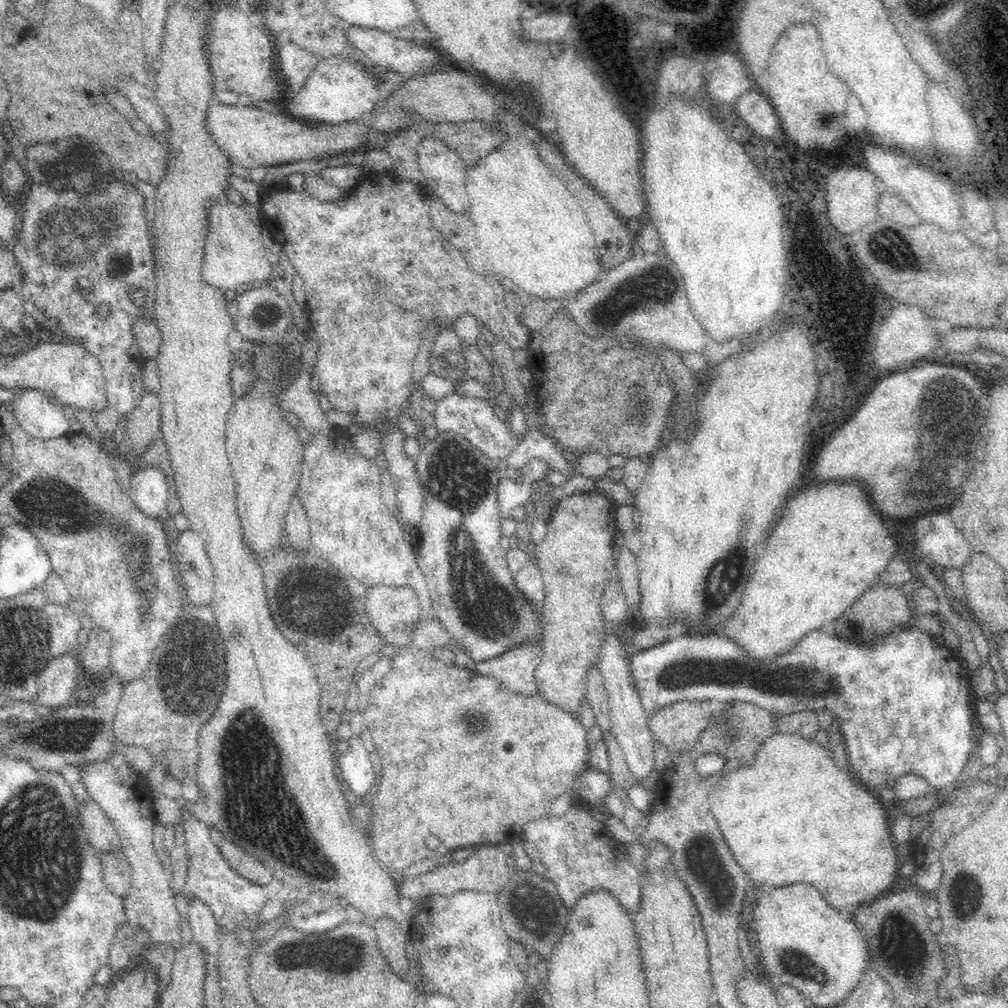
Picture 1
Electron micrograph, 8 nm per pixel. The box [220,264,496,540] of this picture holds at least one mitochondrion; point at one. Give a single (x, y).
(460, 490)

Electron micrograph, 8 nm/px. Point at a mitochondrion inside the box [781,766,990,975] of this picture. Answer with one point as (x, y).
(967, 886)

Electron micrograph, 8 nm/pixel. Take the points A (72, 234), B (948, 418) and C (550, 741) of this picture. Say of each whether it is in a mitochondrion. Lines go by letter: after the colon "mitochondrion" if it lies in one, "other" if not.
A: mitochondrion
B: mitochondrion
C: other

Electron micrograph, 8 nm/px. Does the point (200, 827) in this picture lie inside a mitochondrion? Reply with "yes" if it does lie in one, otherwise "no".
no

